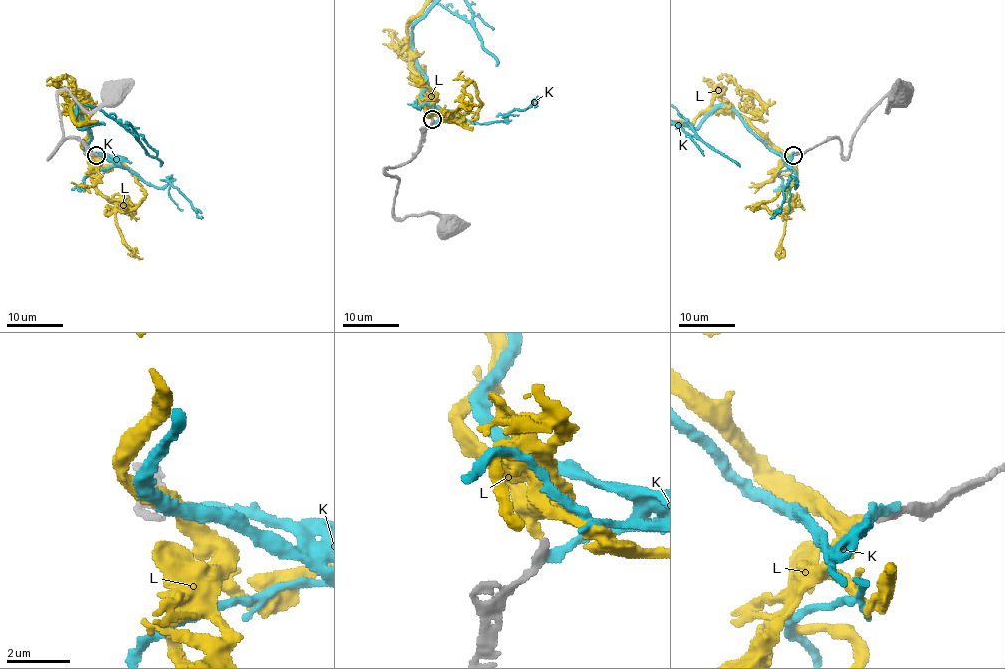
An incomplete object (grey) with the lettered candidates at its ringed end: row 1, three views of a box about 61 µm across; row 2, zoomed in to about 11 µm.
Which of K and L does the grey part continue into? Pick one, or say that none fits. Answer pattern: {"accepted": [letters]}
{"accepted": ["L"]}

